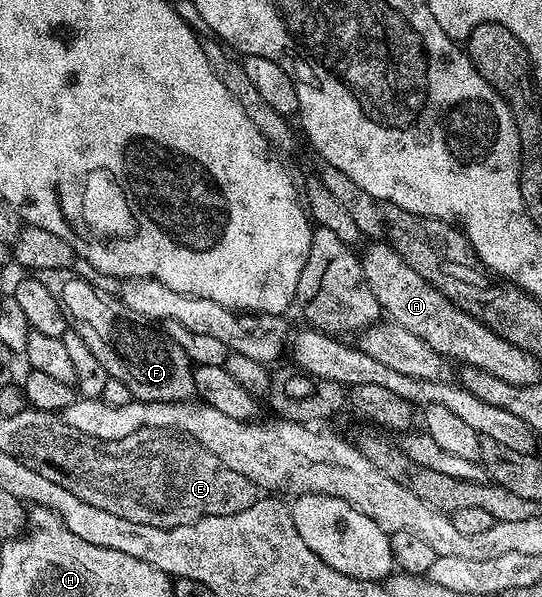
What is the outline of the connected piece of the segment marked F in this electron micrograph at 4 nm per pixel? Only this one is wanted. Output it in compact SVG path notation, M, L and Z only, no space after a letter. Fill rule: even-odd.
M45 269L38 279L61 305L70 330L81 333L85 345L105 365L108 376L127 385L129 393L140 403L186 403L195 395L195 367L191 358L165 333L162 326L133 313L114 294L94 287L87 279L71 275L70 270Z

